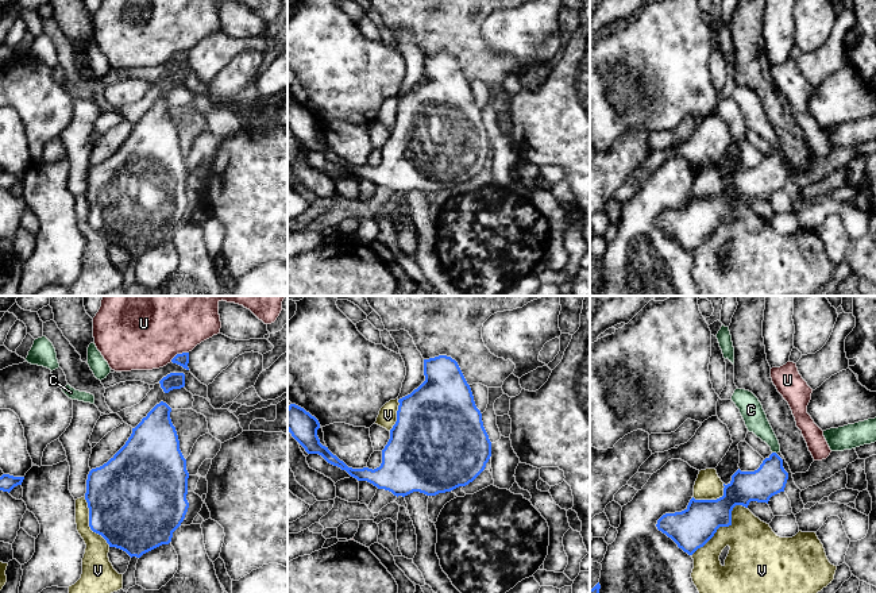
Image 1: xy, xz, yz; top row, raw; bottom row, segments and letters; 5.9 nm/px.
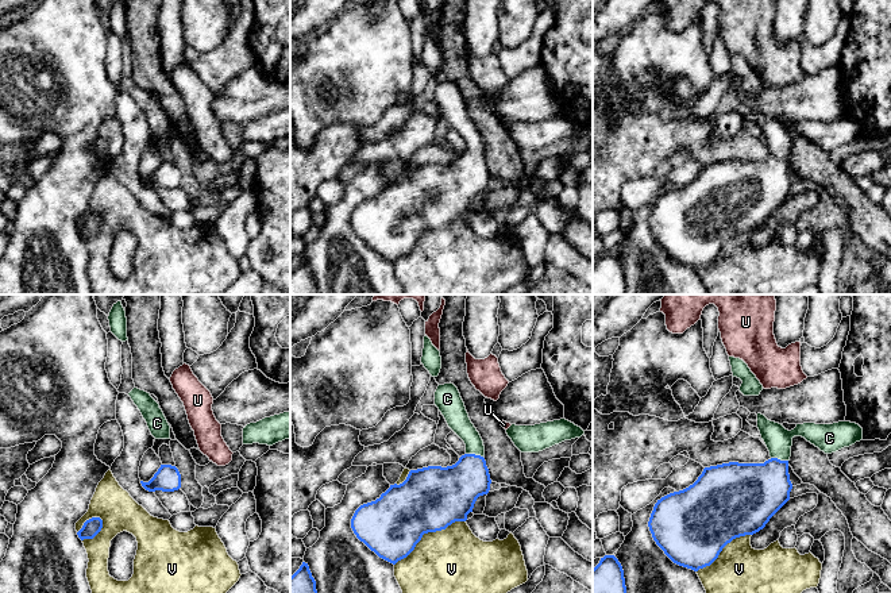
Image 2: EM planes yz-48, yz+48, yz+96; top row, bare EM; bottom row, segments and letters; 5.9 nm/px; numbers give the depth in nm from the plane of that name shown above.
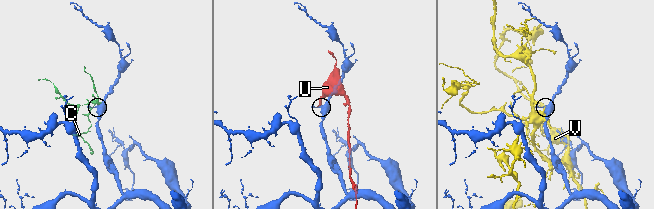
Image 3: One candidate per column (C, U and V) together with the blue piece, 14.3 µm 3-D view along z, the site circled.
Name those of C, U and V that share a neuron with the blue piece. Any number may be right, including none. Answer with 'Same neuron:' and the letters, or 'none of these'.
Same neuron: C

